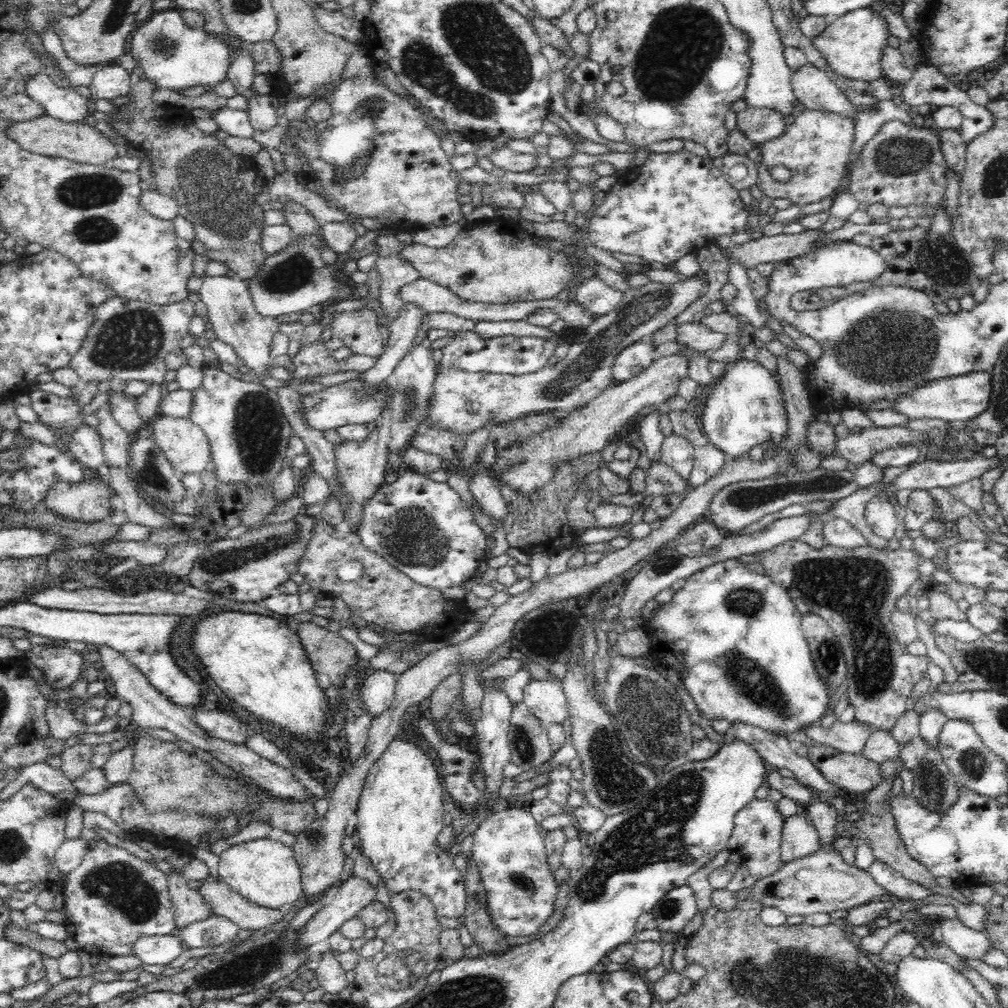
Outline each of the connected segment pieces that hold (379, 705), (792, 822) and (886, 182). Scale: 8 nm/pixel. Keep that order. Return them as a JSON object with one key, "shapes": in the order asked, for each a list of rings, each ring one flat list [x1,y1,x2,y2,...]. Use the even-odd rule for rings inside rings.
{"shapes":[[[368,671,362,679,357,696,375,716,388,710,395,697,396,680,391,672]],[[794,814,784,818,781,848,782,863,790,863,807,858,821,850,818,832,805,814]],[[901,120,885,122,878,132,865,144,860,152,854,169,850,172,851,182,849,190,860,202,869,205,882,203,886,206,906,206,913,212,919,211,922,206,931,205,938,208,940,201,944,202,944,191,947,181,945,171,949,168,942,153,942,145,939,136,929,129,908,126]]]}

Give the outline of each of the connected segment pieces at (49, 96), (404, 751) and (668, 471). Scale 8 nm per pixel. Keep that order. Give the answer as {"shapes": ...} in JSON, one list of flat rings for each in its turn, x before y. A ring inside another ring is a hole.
{"shapes":[[[45,72,31,77,20,89,42,104,48,116,62,122,82,122,90,112,87,100,74,88,58,87]],[[394,738,370,768,355,812,357,828,354,837,362,854,370,859,374,870,382,877,390,896,407,891,422,893,432,901,438,917,458,919,465,914,467,904,465,876,455,868,452,854,445,854,444,849,437,846,439,833,444,827,442,818,447,799,443,774,440,766,434,764,432,750,425,752,416,741,415,738]],[[663,460,651,461,646,471,644,496,680,494,688,489,686,481,678,476]]]}

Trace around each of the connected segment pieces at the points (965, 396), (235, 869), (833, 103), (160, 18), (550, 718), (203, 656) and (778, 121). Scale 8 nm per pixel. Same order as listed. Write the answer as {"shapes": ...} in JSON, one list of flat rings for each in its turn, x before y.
{"shapes":[[[971,372,930,381,915,389,911,394,894,401,894,413,906,416,909,420,940,419,946,423,959,424,979,418,990,405,992,397,992,376,989,372]],[[260,838,242,842,222,851,218,875,234,892,250,903,265,908,286,909,302,897,302,871,296,863,294,851,280,841]],[[809,62,793,72,791,85,798,101,808,110,833,112,856,120,856,109,827,72]],[[176,7,154,12,147,20,139,23,138,30,134,32,131,39,131,50,135,66,142,69,143,75,153,82,157,88,176,90,183,93,186,88,192,86,218,86,228,76,228,68,232,62,232,47,226,41,224,35,212,35,204,27,192,28,185,24,181,12]],[[531,678,524,688,524,704,545,724,561,724,569,716,568,701,558,681]],[[238,610,210,611,194,624,189,649,204,664,218,688,255,716,274,723,284,731,288,730,290,735,302,741,317,741,317,738,325,733,328,712,326,695,316,681,314,667,310,664,302,642,296,635,296,628,290,621]],[[747,107,737,113,736,128,757,147,764,141,782,136,786,130,786,117,776,109]]]}

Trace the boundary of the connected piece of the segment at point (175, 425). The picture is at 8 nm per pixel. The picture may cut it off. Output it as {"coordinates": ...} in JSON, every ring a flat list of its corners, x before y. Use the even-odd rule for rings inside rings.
{"coordinates":[[159,414,154,419,152,438,181,475,201,475,211,467,210,442,189,419]]}

